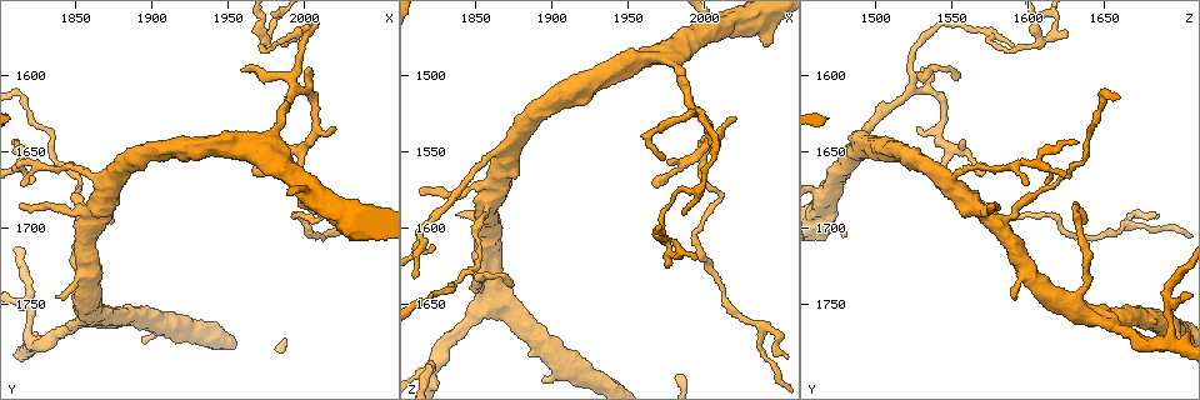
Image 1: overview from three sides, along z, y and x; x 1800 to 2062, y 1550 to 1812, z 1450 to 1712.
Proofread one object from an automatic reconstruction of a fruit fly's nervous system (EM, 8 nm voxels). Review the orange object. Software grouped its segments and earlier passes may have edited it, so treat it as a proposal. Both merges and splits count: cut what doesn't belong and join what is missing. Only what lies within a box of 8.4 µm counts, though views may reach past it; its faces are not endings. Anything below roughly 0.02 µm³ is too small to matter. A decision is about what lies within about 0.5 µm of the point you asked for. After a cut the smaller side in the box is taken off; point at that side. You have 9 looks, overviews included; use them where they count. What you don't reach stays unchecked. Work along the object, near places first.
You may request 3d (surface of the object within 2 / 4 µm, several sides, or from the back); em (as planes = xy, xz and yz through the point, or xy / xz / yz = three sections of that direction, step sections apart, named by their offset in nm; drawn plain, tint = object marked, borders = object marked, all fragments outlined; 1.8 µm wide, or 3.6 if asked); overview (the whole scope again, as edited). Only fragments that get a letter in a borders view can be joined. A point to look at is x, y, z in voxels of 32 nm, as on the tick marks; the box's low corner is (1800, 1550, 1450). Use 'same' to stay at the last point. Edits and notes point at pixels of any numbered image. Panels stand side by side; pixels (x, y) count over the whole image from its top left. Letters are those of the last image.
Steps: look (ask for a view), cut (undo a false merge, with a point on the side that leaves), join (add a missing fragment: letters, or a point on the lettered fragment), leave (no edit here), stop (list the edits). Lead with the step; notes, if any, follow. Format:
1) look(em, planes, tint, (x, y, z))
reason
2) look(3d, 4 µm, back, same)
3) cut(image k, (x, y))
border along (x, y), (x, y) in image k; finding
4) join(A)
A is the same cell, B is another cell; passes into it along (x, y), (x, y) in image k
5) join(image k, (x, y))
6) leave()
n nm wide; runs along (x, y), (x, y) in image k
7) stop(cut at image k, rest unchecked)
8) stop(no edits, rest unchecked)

look(3d, 4 µm, (1822, 1776, 1690))
a fork

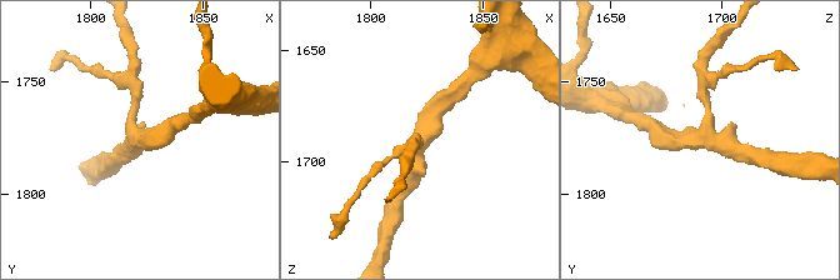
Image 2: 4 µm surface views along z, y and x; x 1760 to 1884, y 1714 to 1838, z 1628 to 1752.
look(em, yz, step 4, tint, (1821, 1775, 1690))
3 arms; arms of 160, 260, 280 nm; need the tissue

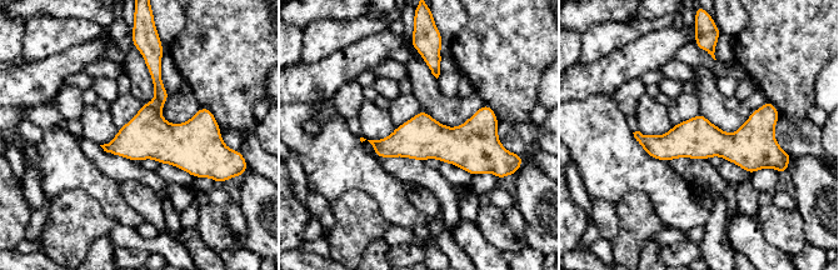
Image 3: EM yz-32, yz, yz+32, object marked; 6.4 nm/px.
look(em, planes, borders, same)

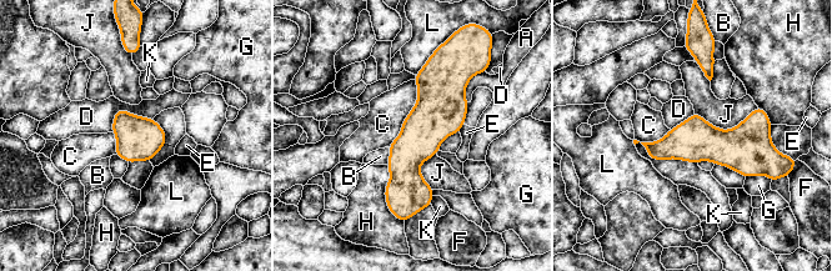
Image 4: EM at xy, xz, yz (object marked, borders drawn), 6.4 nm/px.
leave()
C touches over 480 nm; A, B, C, D, E, F, G, H, J, K and L are other cells; border along (414, 79), (416, 104), (387, 146) in image 4; all the same neuron

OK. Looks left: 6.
look(em, yz, step 4, tint, (1858, 1754, 1638))
four or more arms meet

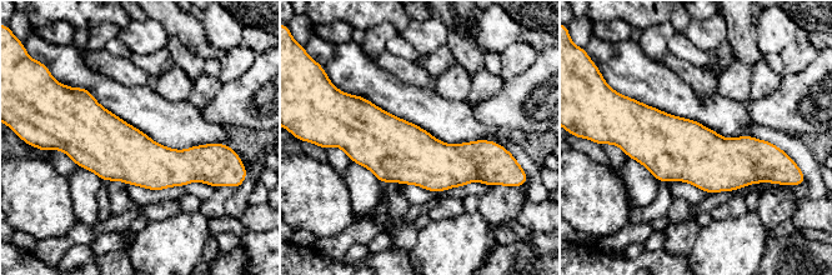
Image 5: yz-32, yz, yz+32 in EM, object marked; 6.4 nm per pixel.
look(em, planes, borders, same)

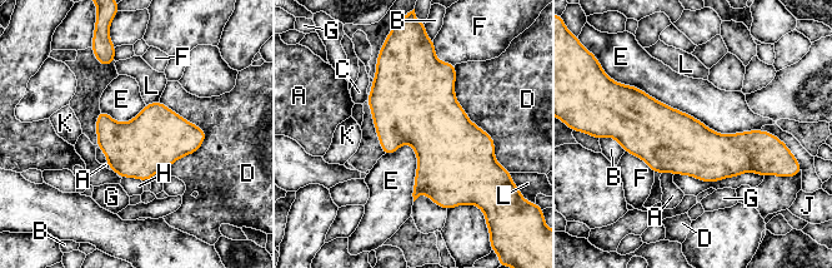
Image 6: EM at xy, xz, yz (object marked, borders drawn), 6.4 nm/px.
leave()
A, B, C, D, E, F, G, H, J, K and L are other cells; border along (621, 83), (720, 133), (760, 130) in image 6; one neuron here

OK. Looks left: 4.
look(3d, 4 µm, (2034, 1698, 1662))
sharp bend

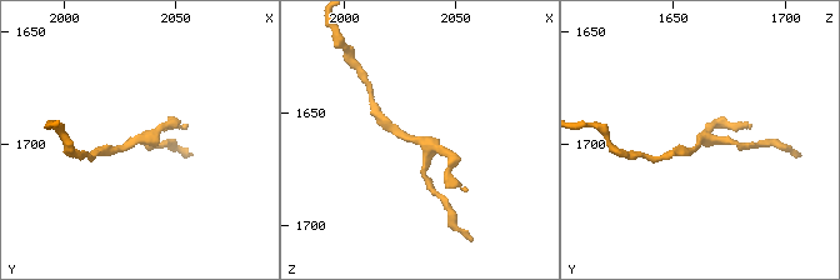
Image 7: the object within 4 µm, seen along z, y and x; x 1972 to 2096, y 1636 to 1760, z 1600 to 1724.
look(em, 3.6 µm, planes, borders, (2036, 1698, 1663))
now the EM

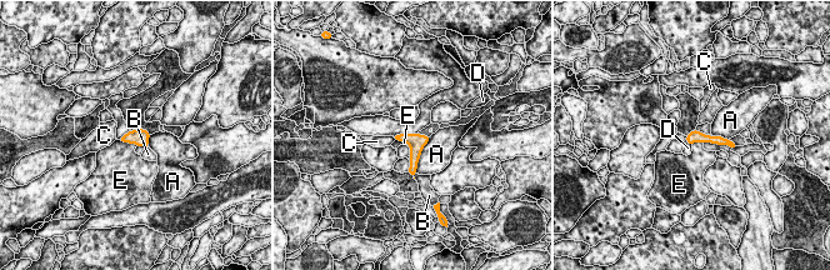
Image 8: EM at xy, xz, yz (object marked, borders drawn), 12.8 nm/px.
leave()
A touches over 500 nm; A, B, C, D and E are other cells; border along (118, 140), (136, 145) in image 8; one neuron here

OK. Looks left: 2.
look(em, 3.6 µm, planes, borders, (2044, 1698, 1468))
sudden change in width

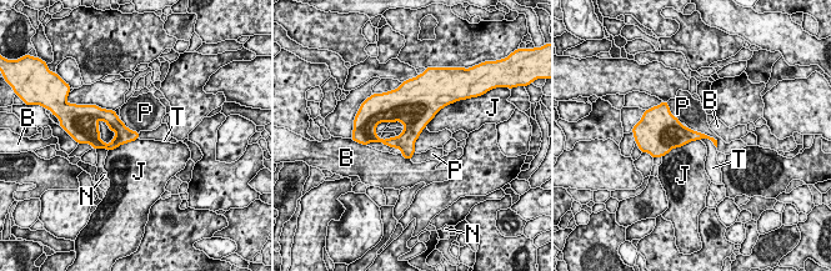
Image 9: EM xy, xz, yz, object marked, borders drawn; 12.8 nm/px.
leave()
B, J, N, P and T are other cells; border along (700, 139), (672, 147), (661, 156) in image 9; one neuron here

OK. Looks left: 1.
stop(no edits, rest unchecked)

